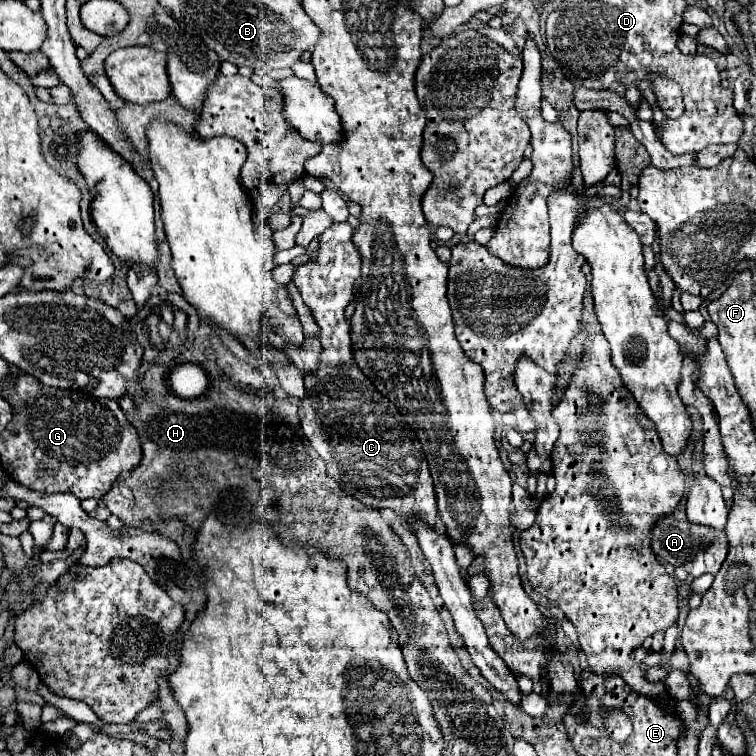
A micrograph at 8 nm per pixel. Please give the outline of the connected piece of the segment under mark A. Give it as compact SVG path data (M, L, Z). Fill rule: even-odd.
M664 514L652 526L652 552L670 566L682 566L690 576L698 578L706 572L716 574L726 558L728 542L724 530L708 530L704 526L692 526L690 522L676 520L674 514ZM714 544L714 546L712 546Z

